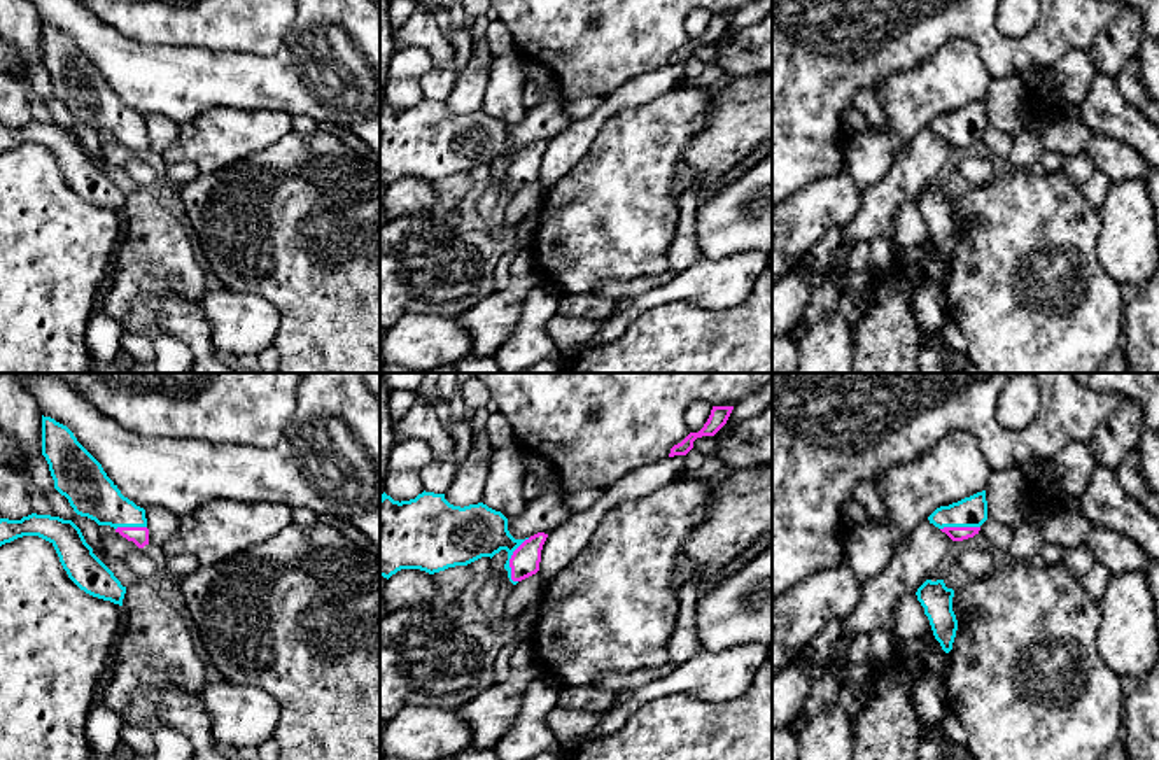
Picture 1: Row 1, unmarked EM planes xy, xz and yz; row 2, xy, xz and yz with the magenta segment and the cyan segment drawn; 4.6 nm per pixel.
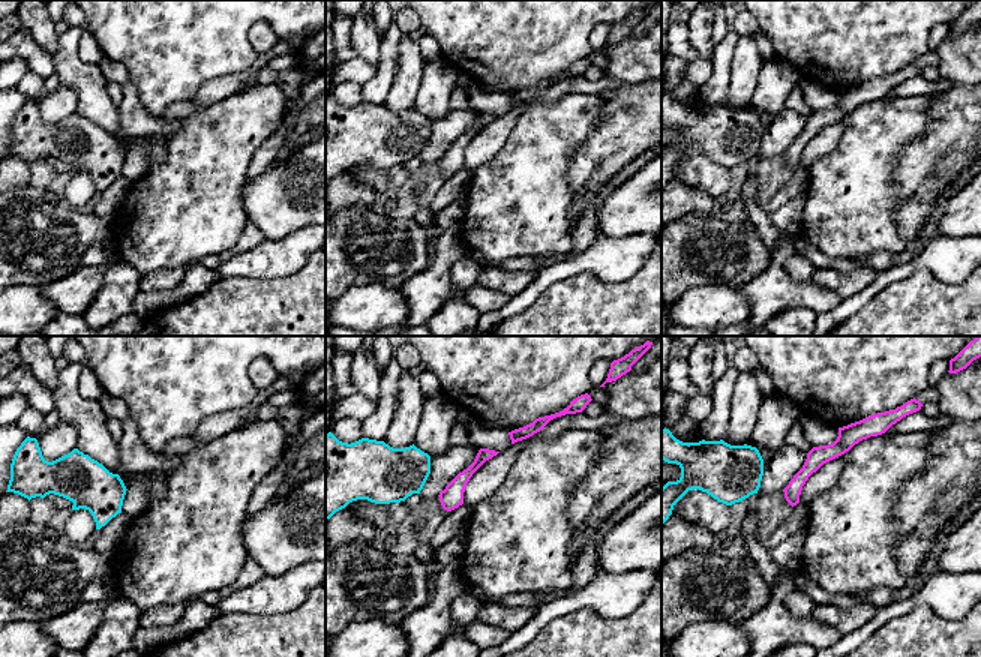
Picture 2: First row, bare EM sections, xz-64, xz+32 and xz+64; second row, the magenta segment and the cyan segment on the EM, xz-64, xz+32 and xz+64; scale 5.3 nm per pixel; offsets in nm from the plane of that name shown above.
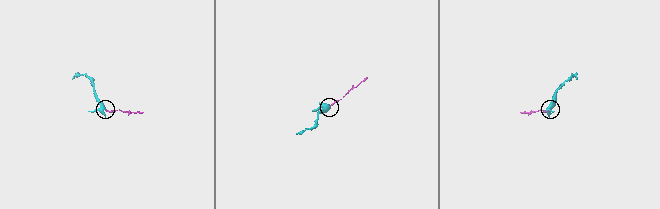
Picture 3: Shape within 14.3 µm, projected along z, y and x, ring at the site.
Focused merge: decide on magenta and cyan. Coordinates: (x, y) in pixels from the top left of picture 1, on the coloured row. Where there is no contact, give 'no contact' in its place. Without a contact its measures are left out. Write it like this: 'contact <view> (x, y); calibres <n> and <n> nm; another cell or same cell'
contact xz (510, 559); calibres 140 and 260 nm; same cell

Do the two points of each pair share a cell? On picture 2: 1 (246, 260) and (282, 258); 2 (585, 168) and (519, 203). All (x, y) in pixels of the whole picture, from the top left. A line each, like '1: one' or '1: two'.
1: one
2: two

